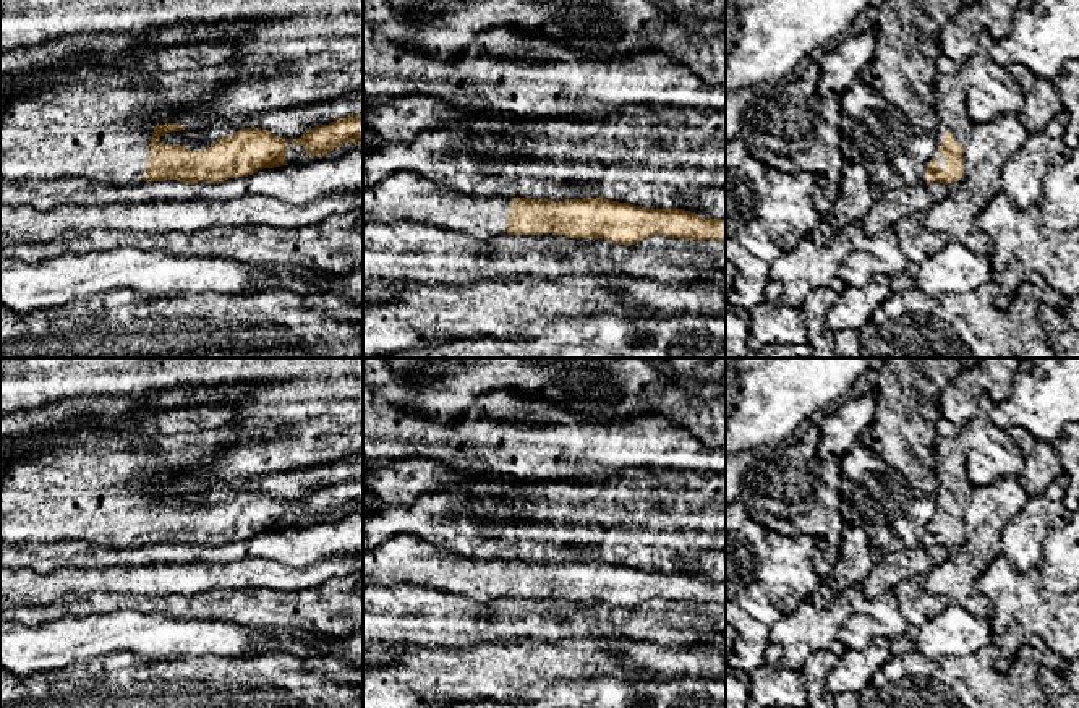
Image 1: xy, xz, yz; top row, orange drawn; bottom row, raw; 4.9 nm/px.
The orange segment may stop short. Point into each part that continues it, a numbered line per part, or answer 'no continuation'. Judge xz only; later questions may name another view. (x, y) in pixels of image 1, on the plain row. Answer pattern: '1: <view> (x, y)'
1: xz (404, 558)

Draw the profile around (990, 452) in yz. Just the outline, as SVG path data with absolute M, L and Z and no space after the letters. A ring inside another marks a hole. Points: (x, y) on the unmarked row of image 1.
M979 394L979 412L957 436L966 457L966 475L974 486L1008 476L1019 478L1024 468L1019 446L990 418L992 405L988 397Z

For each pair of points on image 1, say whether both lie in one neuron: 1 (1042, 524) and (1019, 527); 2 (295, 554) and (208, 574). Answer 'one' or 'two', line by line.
1: one
2: two

